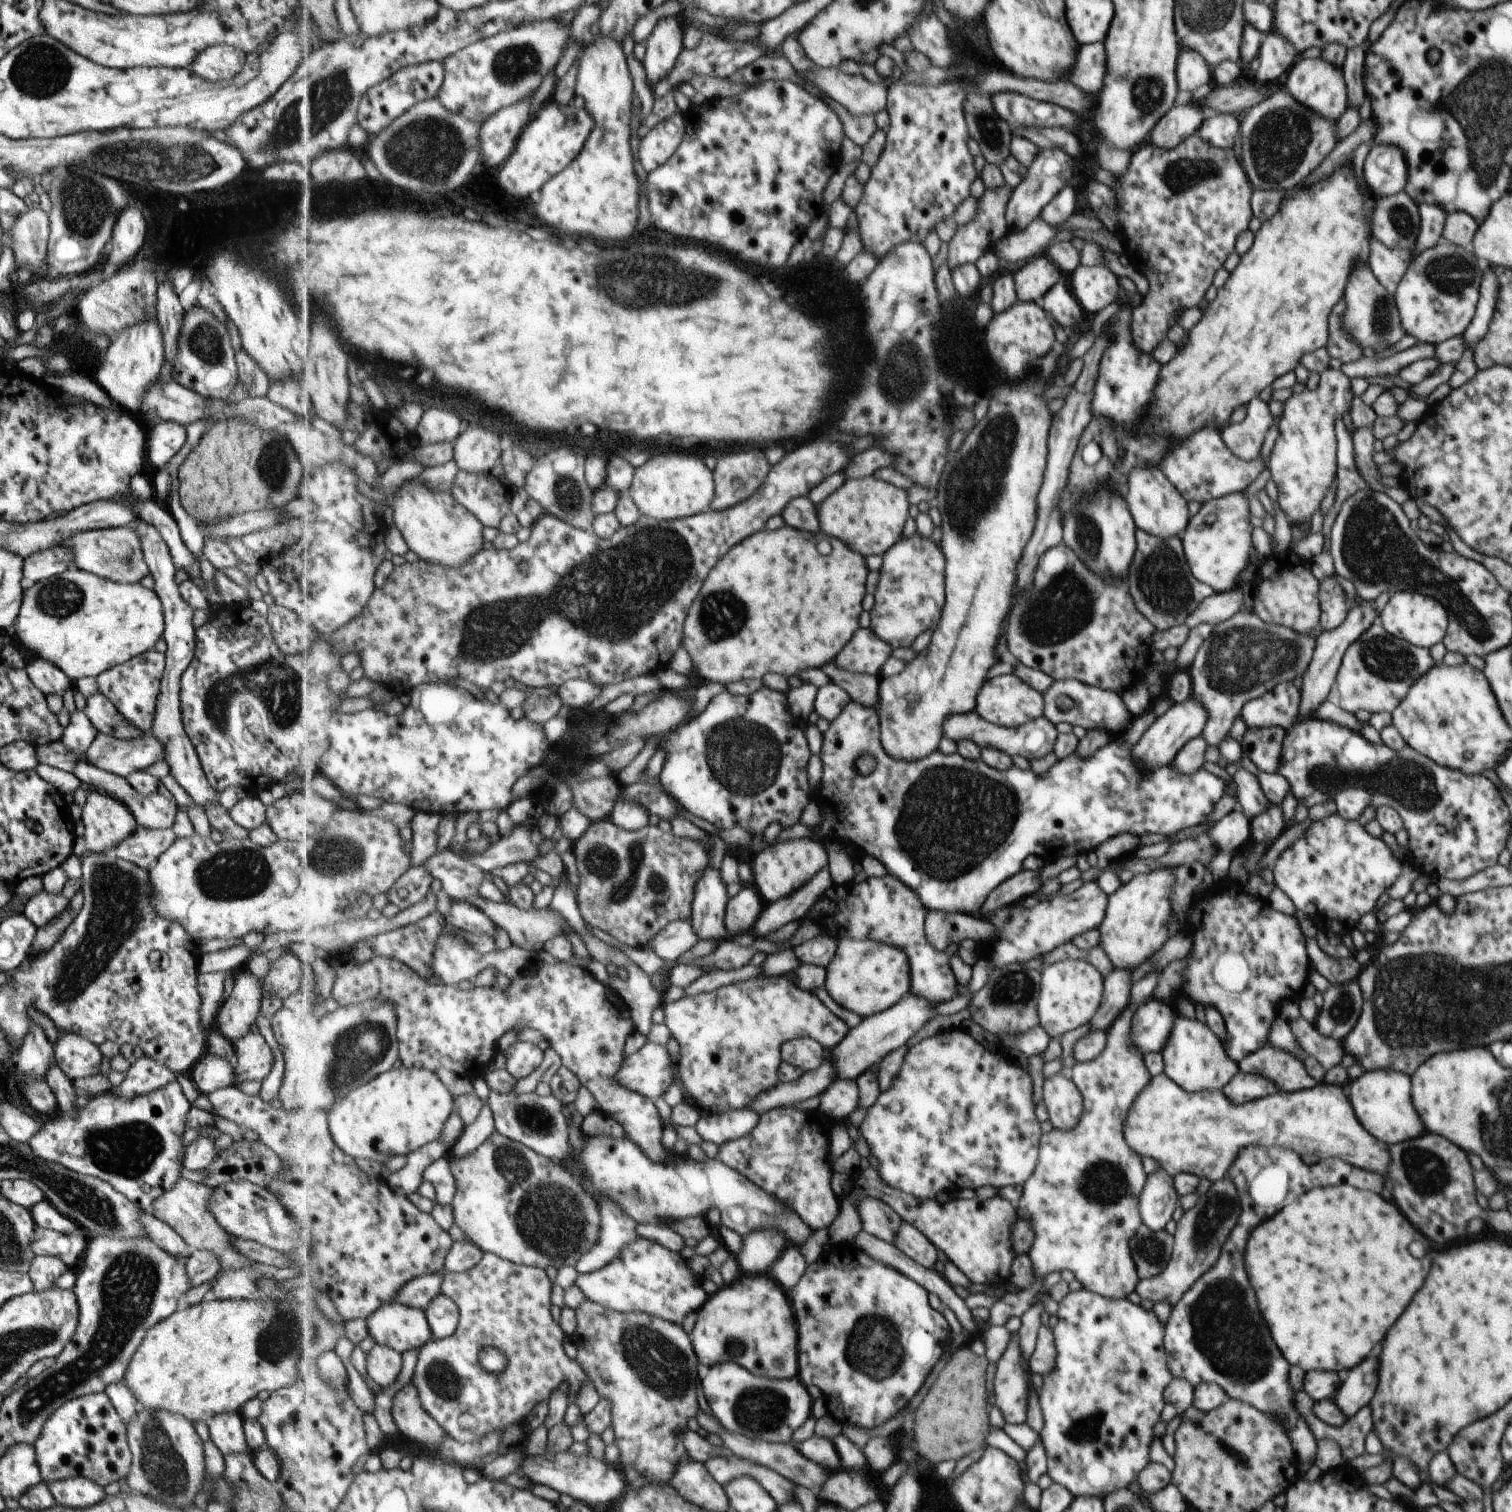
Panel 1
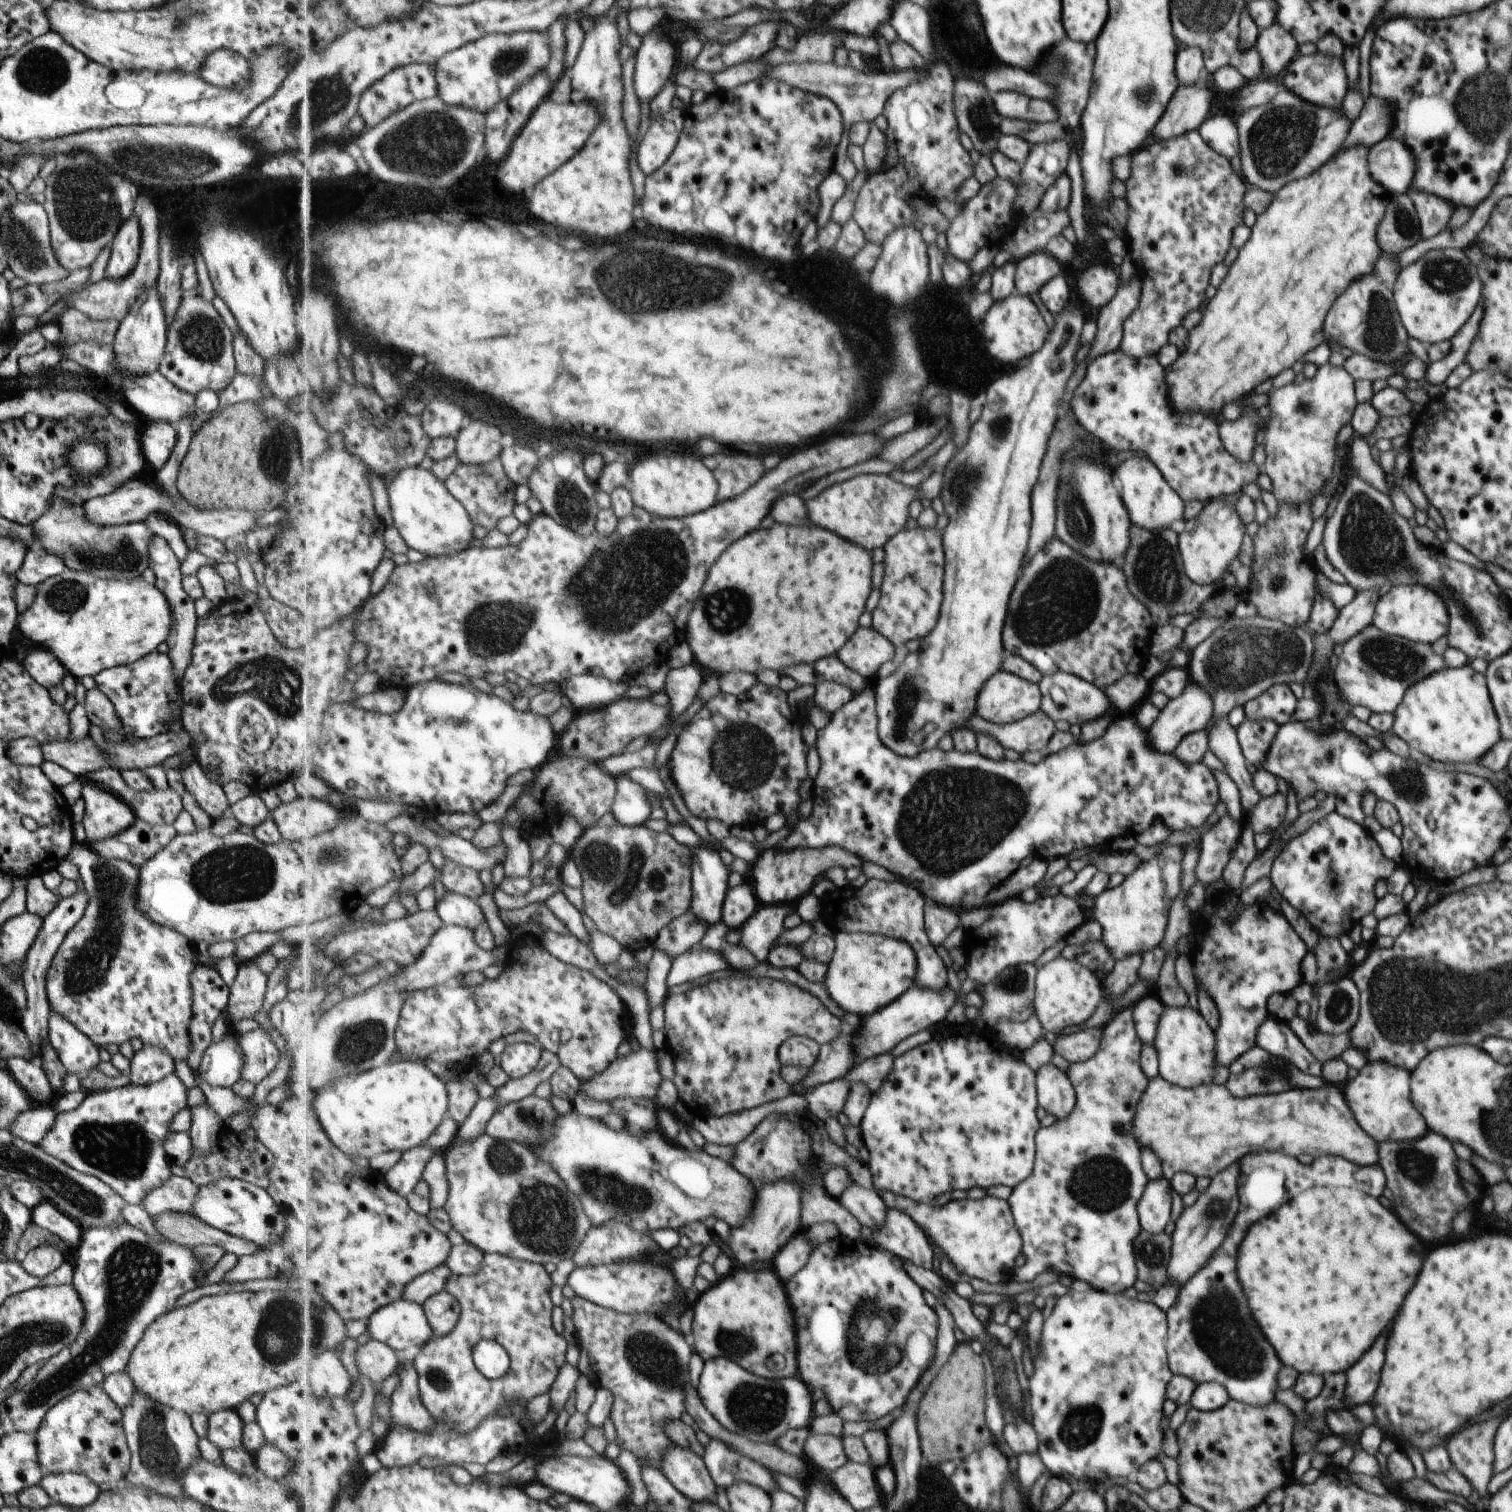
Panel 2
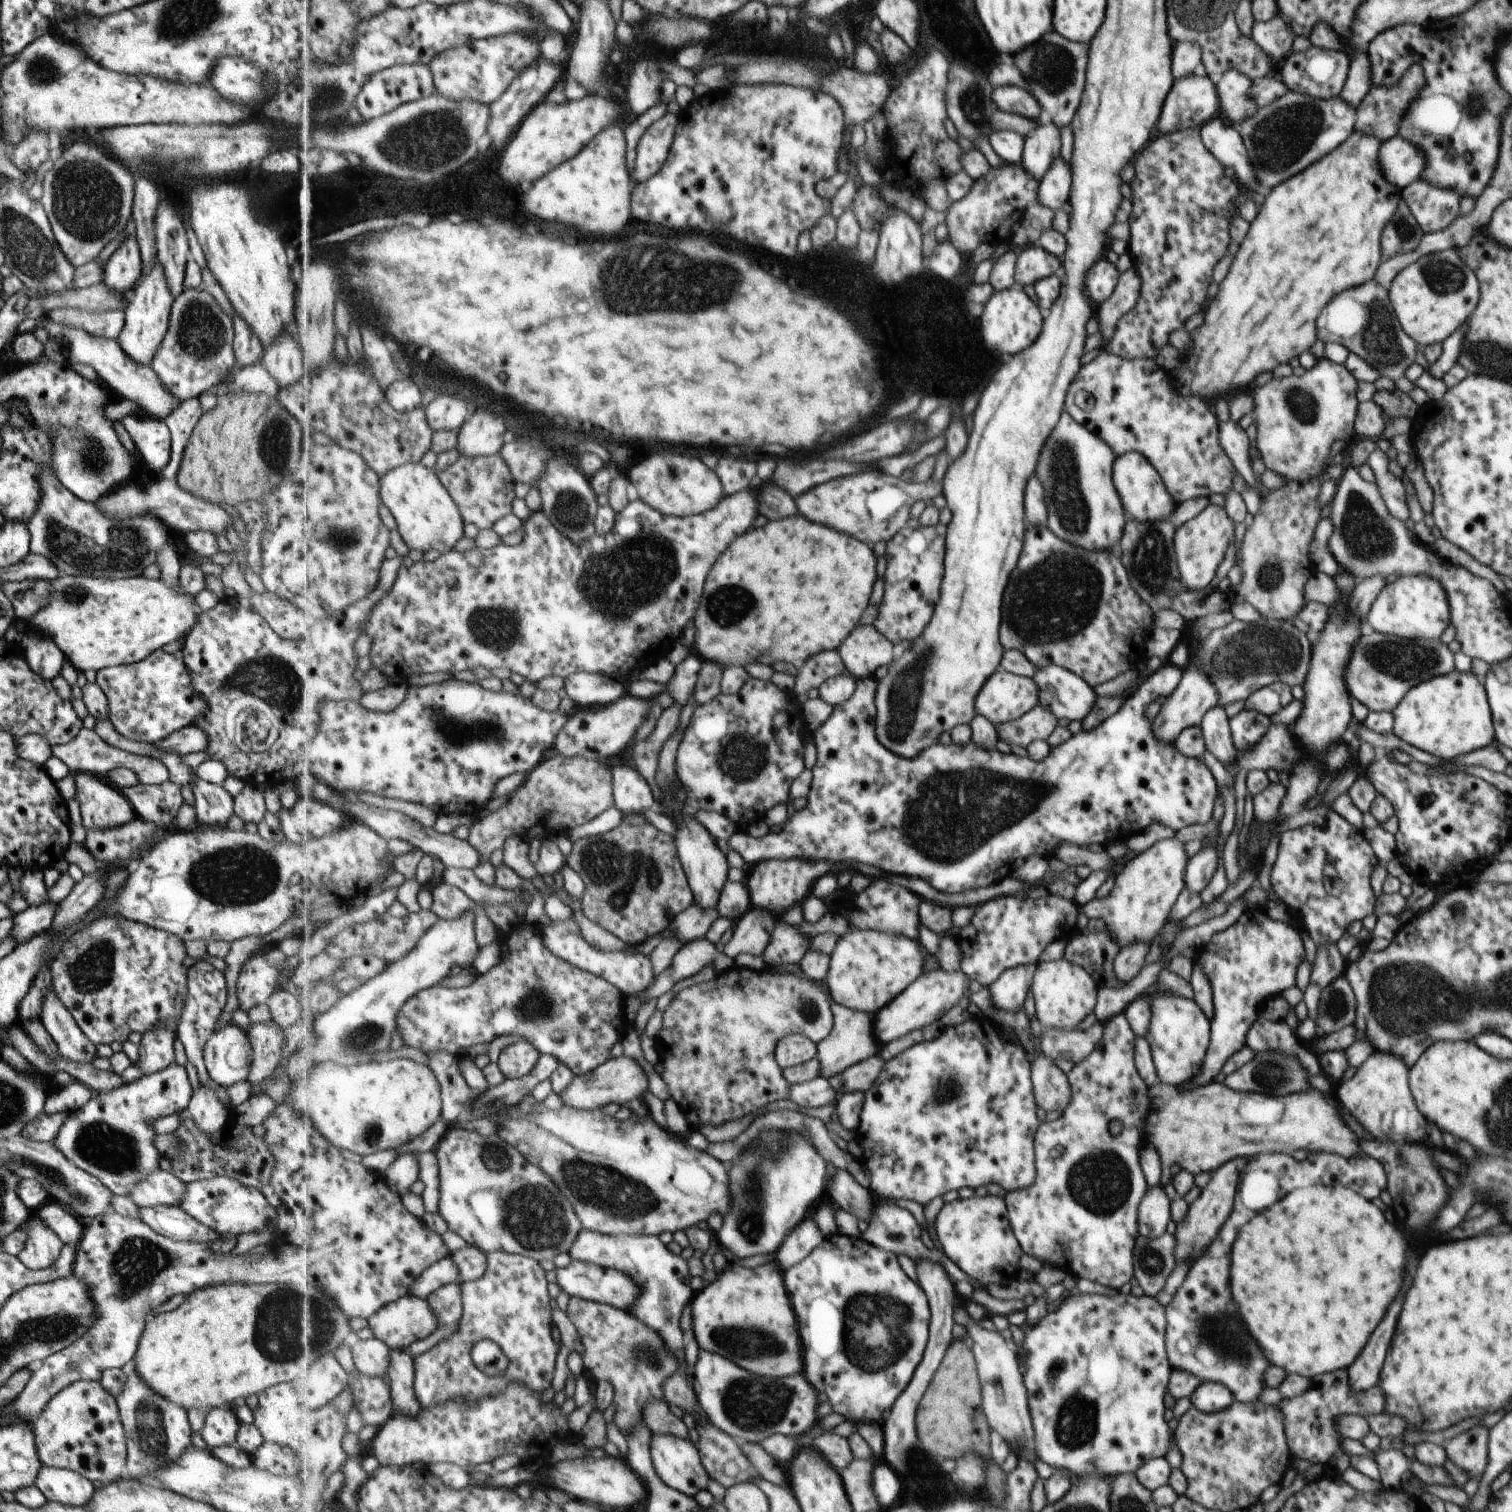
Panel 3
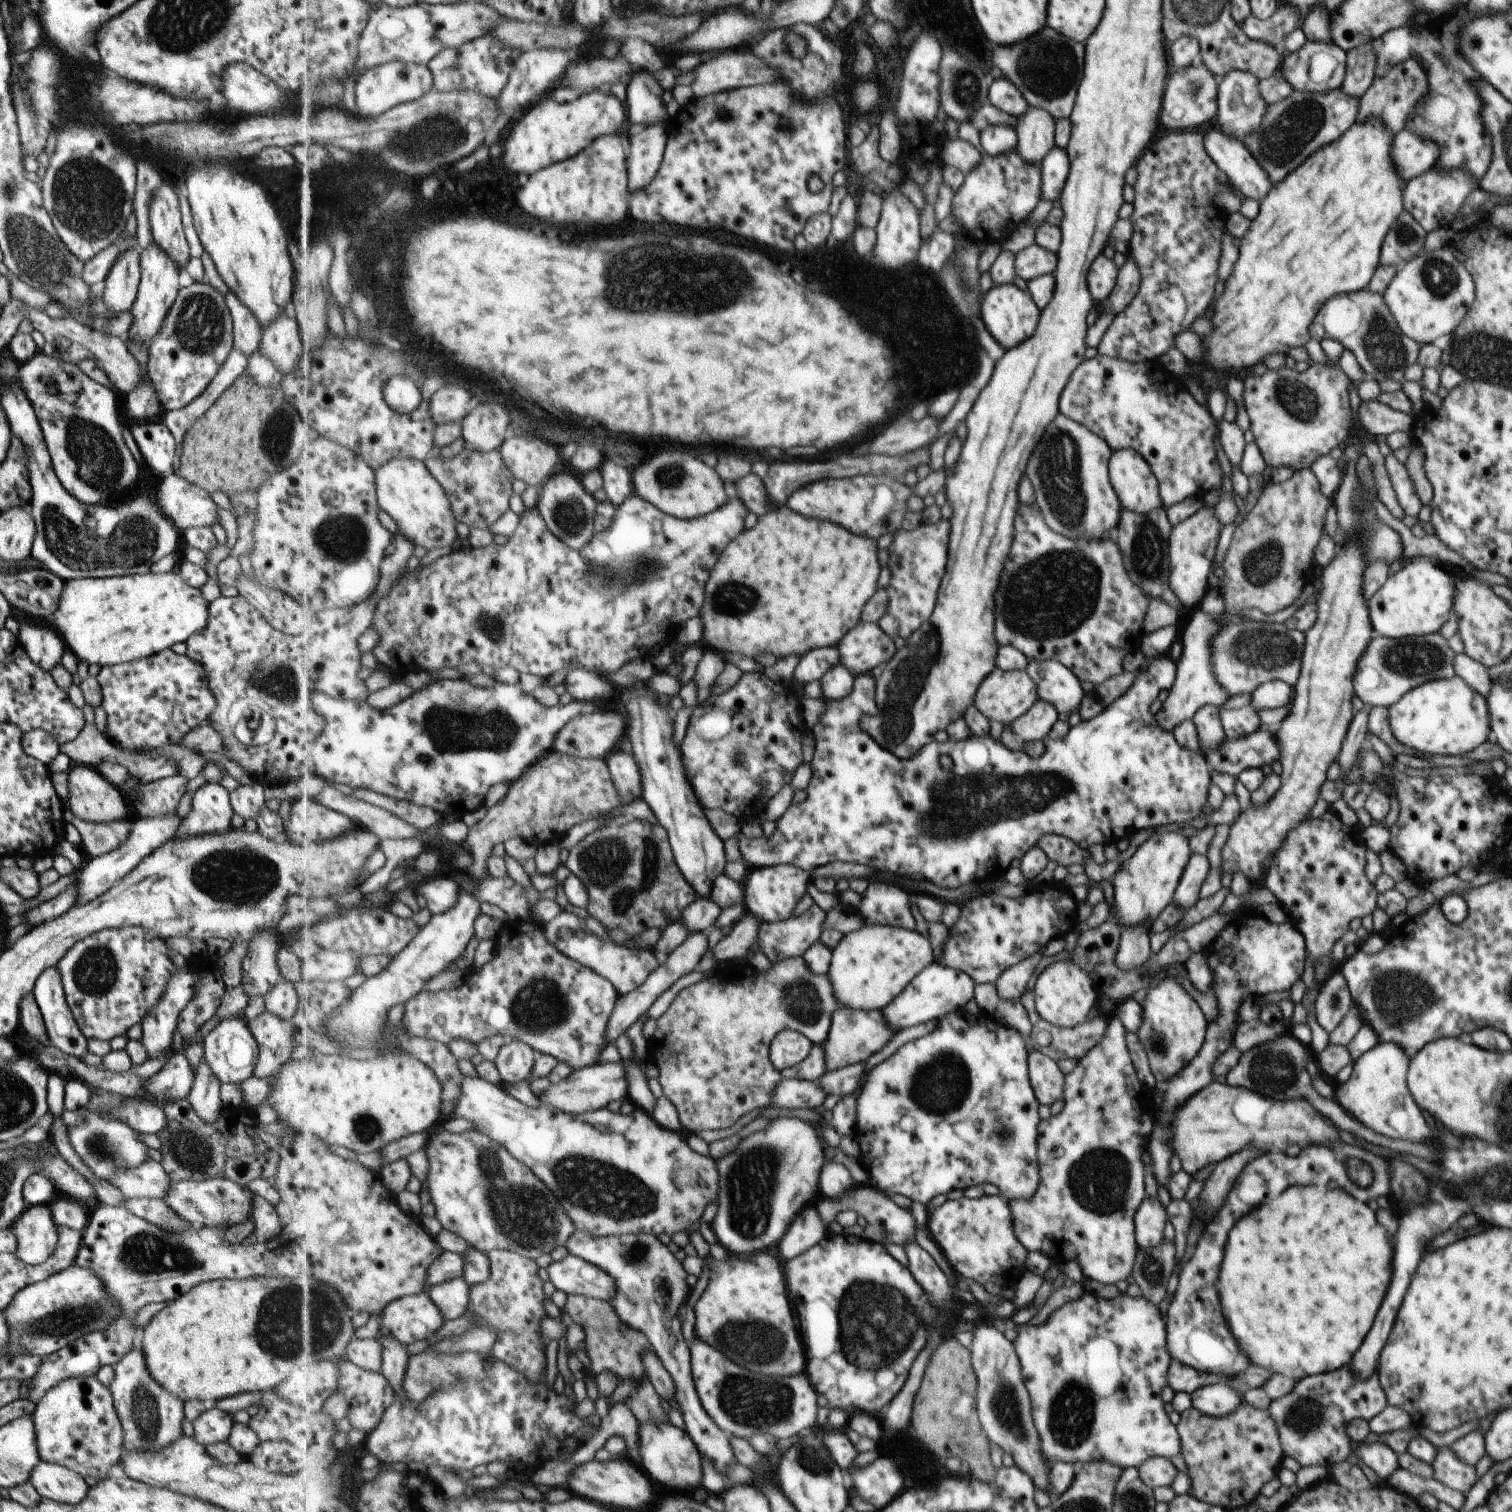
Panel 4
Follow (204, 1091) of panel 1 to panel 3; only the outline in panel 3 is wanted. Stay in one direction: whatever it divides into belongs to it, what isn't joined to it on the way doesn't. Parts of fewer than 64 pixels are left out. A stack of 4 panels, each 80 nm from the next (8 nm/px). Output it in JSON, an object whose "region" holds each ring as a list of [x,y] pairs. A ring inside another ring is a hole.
{"region":[[[232,1025],[214,1030],[202,1050],[202,1061],[211,1082],[227,1087],[246,1080],[251,1049],[244,1030]]]}

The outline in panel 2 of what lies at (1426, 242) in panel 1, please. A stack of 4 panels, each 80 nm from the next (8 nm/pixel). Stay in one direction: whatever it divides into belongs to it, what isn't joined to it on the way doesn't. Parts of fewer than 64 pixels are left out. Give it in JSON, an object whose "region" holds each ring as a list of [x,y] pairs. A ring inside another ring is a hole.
{"region":[[[1411,188],[1407,190],[1407,194],[1413,200],[1413,206],[1417,212],[1421,239],[1434,237],[1446,228],[1449,217],[1455,208],[1451,202],[1448,203],[1445,199],[1426,195]]]}

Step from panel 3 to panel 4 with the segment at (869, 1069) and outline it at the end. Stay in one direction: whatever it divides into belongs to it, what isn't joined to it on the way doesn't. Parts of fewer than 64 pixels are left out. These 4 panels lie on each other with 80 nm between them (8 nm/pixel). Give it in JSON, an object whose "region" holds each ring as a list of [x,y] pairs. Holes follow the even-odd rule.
{"region":[[[858,1063],[838,1070],[828,1070],[819,1080],[821,1088],[827,1095],[837,1095],[840,1097],[855,1094],[857,1088],[862,1089],[861,1082],[865,1076],[865,1064]]]}

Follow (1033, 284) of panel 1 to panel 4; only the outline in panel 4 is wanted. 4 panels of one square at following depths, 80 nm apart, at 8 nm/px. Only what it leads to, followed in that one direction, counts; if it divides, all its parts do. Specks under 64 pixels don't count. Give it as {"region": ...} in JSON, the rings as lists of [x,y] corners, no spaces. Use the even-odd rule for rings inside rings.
{"region":[[[1032,244],[1014,254],[1014,276],[1024,281],[1043,274],[1052,275],[1053,270],[1055,270],[1055,254],[1051,254],[1041,246]]]}

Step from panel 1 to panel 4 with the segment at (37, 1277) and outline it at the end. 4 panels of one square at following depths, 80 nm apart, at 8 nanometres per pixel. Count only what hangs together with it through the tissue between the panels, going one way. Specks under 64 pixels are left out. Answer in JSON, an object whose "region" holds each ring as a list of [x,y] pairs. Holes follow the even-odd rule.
{"region":[[[49,1204],[27,1205],[13,1220],[9,1230],[15,1236],[15,1256],[29,1266],[43,1264],[57,1244],[56,1227],[49,1212]]]}

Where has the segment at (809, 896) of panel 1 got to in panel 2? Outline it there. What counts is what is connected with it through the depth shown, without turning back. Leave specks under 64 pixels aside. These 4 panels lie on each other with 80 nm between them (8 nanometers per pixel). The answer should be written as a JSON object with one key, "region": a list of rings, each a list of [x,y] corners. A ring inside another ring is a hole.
{"region":[[[798,902],[785,905],[761,905],[759,910],[739,930],[741,945],[745,945],[757,958],[757,962],[768,960],[773,942],[783,934],[785,921],[796,912]]]}

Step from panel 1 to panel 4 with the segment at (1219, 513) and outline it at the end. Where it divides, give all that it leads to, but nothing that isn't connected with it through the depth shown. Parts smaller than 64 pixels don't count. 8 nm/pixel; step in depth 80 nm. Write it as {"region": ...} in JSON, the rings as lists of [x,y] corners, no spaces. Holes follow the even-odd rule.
{"region":[[[1201,507],[1195,514],[1172,526],[1168,537],[1169,590],[1175,594],[1177,605],[1188,611],[1197,607],[1197,602],[1207,588],[1207,576],[1211,570],[1211,560],[1217,544],[1217,536],[1221,532],[1221,524],[1213,516],[1213,507]]]}

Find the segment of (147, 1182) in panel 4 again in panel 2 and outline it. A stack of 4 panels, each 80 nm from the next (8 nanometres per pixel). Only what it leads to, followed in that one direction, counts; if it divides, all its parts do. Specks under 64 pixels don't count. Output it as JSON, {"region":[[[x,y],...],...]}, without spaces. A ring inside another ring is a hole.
{"region":[[[171,1175],[161,1186],[149,1191],[140,1205],[151,1217],[163,1213],[183,1213],[193,1216],[192,1206],[199,1187],[187,1177]]]}

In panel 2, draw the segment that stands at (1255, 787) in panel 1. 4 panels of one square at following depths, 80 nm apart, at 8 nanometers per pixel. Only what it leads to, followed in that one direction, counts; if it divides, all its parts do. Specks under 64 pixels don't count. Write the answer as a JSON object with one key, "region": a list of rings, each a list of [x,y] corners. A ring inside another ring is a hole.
{"region":[[[1222,717],[1213,727],[1205,728],[1208,738],[1208,749],[1221,761],[1224,771],[1238,788],[1240,807],[1244,813],[1260,801],[1260,794],[1252,783],[1252,774],[1245,769],[1245,759],[1242,755],[1235,731]]]}

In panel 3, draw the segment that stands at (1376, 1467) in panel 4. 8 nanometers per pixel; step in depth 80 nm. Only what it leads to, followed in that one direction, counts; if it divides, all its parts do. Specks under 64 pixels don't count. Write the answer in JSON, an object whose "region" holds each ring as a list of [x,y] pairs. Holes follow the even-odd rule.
{"region":[[[1386,1450],[1376,1452],[1374,1462],[1380,1476],[1380,1483],[1383,1489],[1401,1490],[1400,1484],[1406,1479],[1411,1469],[1409,1468],[1409,1460],[1399,1450]]]}

